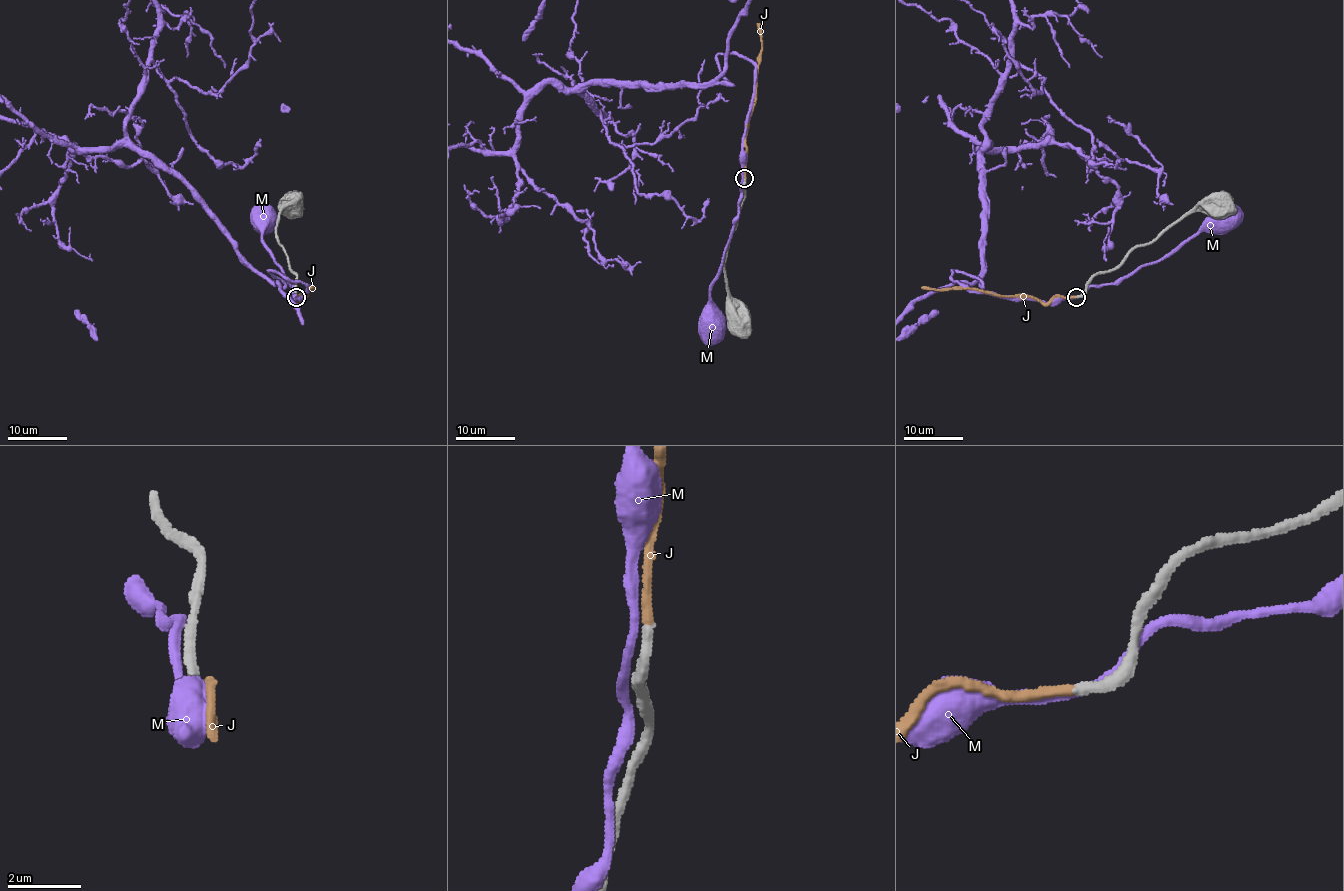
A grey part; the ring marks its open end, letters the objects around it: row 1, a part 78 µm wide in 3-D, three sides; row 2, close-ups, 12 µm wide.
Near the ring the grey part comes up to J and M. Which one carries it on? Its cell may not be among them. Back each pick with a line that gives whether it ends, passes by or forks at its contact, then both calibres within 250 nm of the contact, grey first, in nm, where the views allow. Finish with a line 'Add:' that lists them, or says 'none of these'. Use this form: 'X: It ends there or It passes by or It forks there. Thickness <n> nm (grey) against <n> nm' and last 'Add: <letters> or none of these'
J: It ends there. Thickness 280 nm (grey) against 280 nm
Add: J

